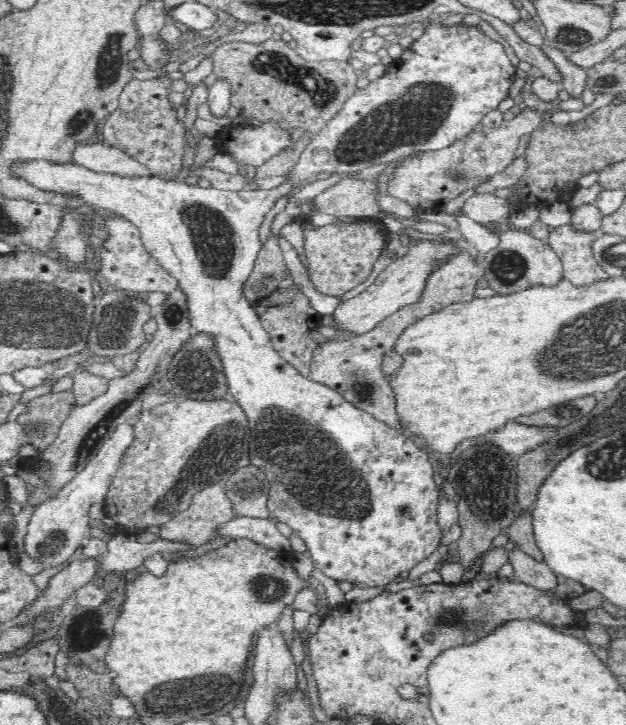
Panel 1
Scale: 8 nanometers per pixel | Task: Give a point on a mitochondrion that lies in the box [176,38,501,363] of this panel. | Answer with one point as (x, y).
(216, 252)

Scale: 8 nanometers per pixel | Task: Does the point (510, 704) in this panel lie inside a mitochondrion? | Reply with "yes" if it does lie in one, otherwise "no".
no

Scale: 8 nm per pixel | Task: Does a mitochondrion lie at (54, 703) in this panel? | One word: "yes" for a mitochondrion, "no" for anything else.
no

